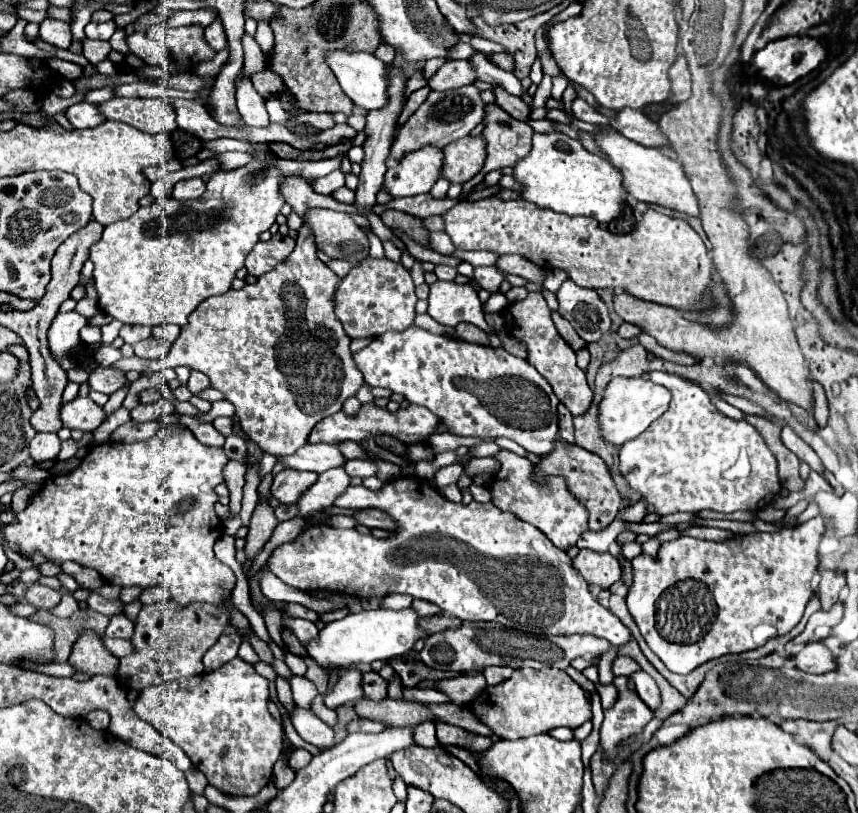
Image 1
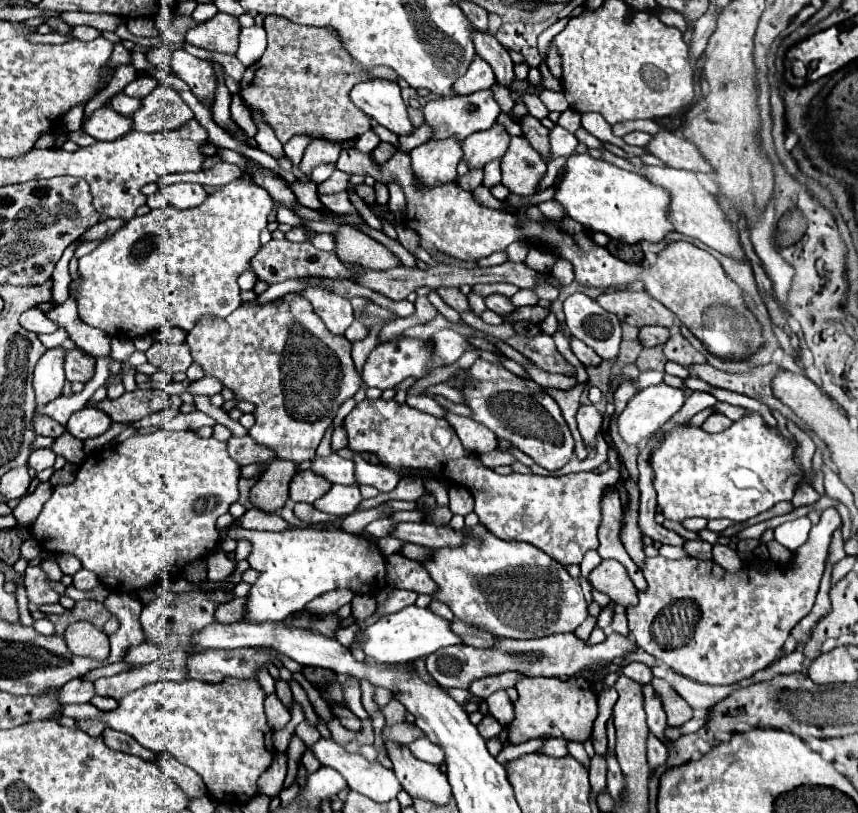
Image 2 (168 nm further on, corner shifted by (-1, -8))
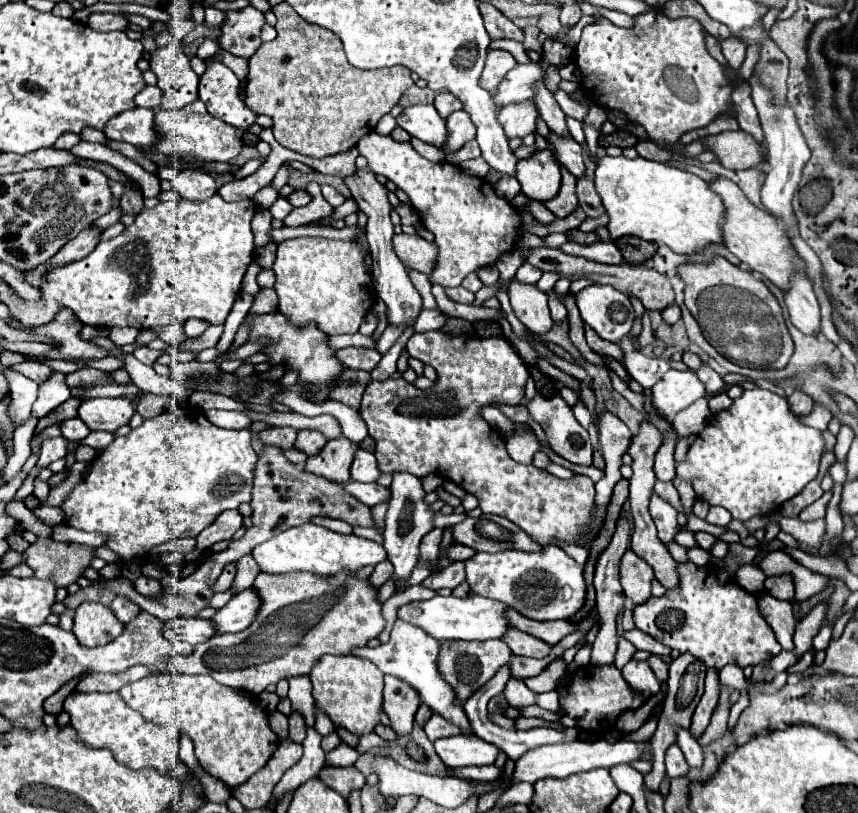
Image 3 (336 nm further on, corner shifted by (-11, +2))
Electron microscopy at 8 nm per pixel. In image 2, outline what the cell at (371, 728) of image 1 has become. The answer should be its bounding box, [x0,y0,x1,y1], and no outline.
[381,723,425,745]

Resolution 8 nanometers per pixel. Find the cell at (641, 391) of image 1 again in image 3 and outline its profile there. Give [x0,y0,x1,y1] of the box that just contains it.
[651,369,705,419]

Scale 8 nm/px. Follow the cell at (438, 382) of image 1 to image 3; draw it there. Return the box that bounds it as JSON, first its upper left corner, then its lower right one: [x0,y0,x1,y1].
[527,393,593,465]

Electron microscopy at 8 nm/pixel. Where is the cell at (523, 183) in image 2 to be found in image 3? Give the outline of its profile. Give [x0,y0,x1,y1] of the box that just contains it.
[517,149,561,201]

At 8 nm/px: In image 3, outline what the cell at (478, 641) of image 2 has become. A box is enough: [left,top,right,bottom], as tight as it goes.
[503,629,551,659]

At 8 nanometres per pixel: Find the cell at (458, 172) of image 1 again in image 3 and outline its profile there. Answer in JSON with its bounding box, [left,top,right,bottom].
[499,99,539,139]

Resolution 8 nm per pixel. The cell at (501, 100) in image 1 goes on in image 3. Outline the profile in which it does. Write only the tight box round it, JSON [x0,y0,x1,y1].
[549,135,585,177]

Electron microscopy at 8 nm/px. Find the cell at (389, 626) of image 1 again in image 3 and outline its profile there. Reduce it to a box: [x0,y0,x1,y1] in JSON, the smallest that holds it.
[399,595,511,641]

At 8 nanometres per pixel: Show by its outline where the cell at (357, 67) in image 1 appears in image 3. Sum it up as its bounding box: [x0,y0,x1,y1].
[397,107,447,147]

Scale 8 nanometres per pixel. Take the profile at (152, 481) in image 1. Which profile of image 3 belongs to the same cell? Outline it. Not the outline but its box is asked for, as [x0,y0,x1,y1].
[61,407,257,563]

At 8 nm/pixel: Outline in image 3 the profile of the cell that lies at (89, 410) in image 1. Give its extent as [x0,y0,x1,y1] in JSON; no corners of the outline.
[79,399,133,431]

